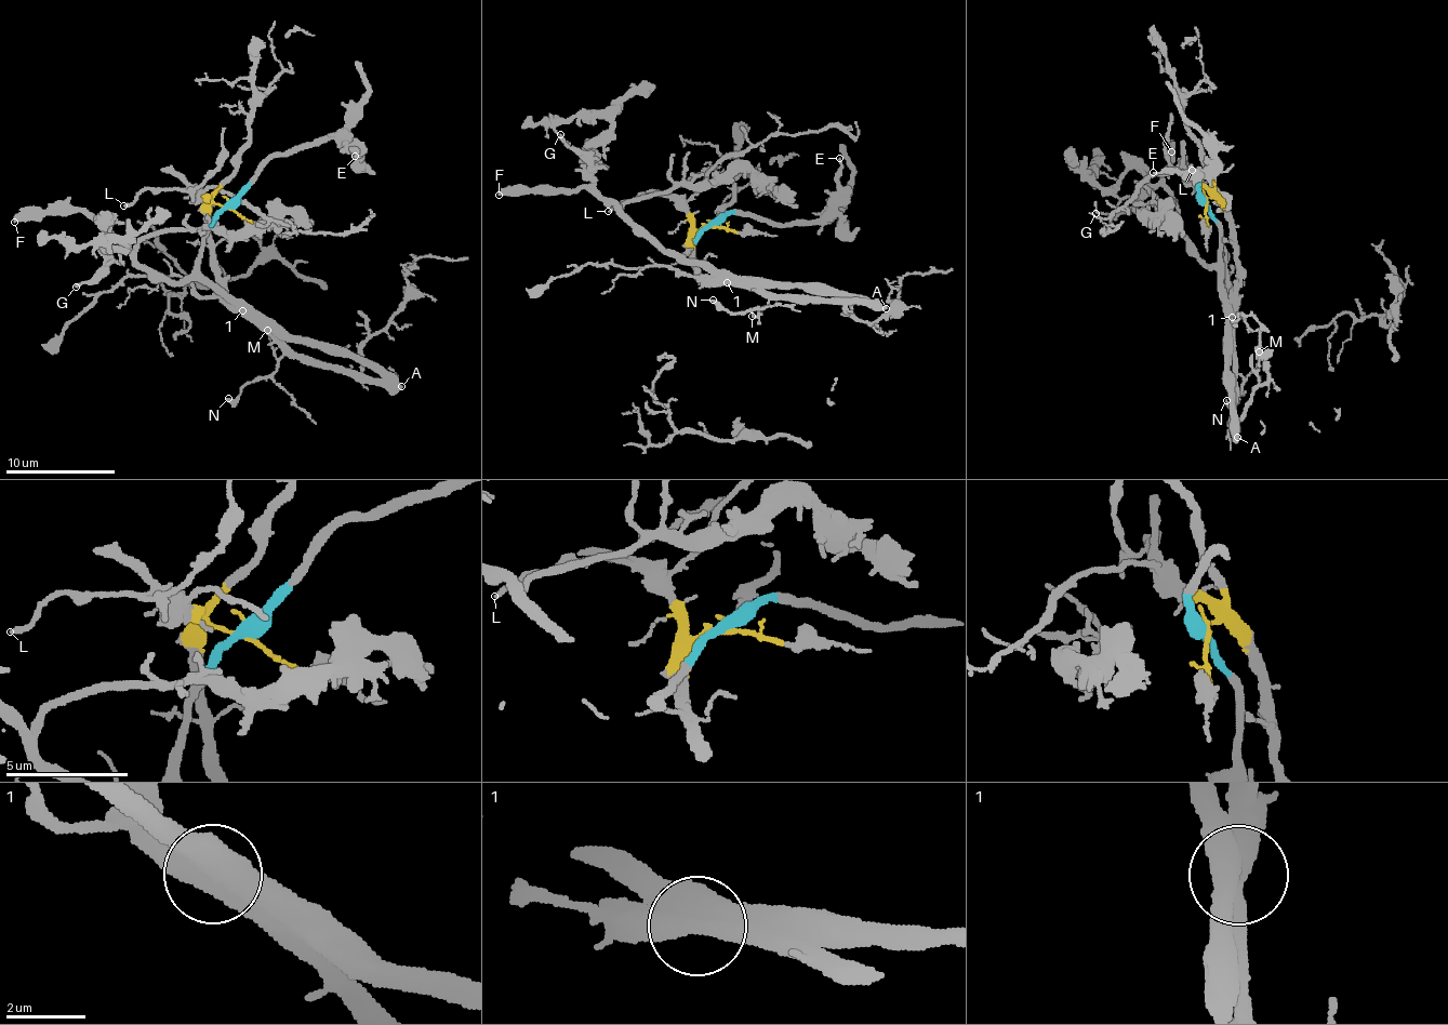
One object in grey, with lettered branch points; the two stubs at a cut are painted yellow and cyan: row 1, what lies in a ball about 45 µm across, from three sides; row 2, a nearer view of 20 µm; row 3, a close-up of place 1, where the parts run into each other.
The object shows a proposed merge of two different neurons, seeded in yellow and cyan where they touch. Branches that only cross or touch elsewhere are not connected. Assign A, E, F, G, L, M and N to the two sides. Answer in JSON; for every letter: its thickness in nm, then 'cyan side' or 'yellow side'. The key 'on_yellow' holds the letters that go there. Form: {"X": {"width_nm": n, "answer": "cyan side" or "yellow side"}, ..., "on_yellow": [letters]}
{"A": {"width_nm": 500, "answer": "cyan side"}, "E": {"width_nm": 140, "answer": "cyan side"}, "F": {"width_nm": 480, "answer": "cyan side"}, "G": {"width_nm": 180, "answer": "cyan side"}, "L": {"width_nm": 200, "answer": "yellow side"}, "M": {"width_nm": 100, "answer": "yellow side"}, "N": {"width_nm": 340, "answer": "yellow side"}, "on_yellow": ["L", "M", "N"]}

